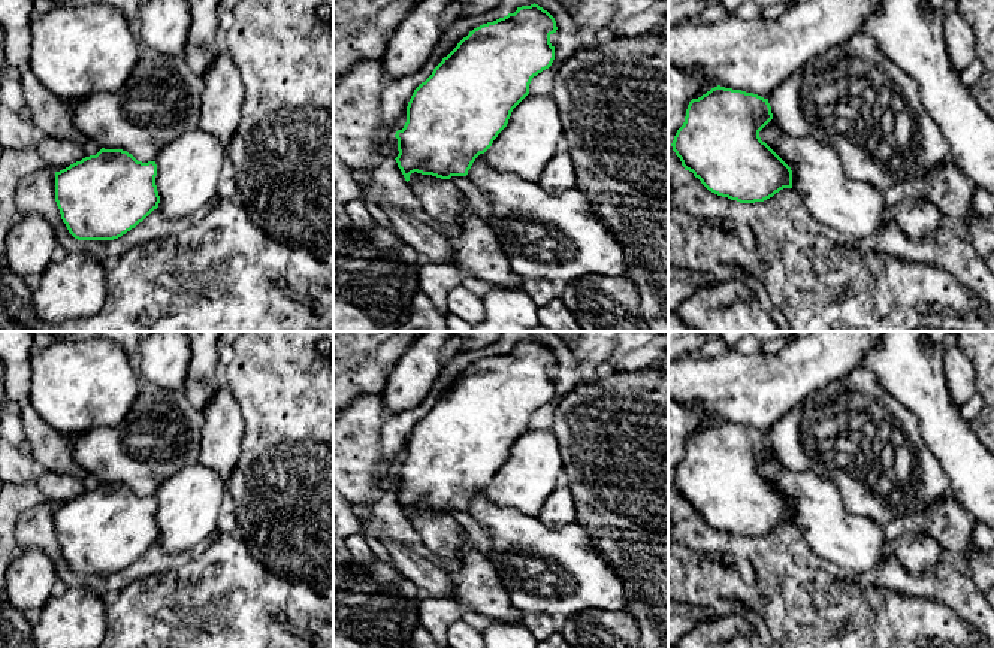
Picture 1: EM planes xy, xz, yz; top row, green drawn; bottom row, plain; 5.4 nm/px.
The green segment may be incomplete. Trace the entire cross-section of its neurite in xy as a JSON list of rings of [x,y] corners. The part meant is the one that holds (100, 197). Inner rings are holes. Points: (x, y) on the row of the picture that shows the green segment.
[[[102,148],[96,155],[55,172],[55,202],[61,219],[78,240],[118,239],[158,208],[155,176],[155,161],[142,163],[127,151]]]

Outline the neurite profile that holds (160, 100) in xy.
[[[143,51],[117,91],[78,100],[72,116],[78,130],[102,148],[155,161],[173,139],[199,128],[202,87],[184,57]]]

